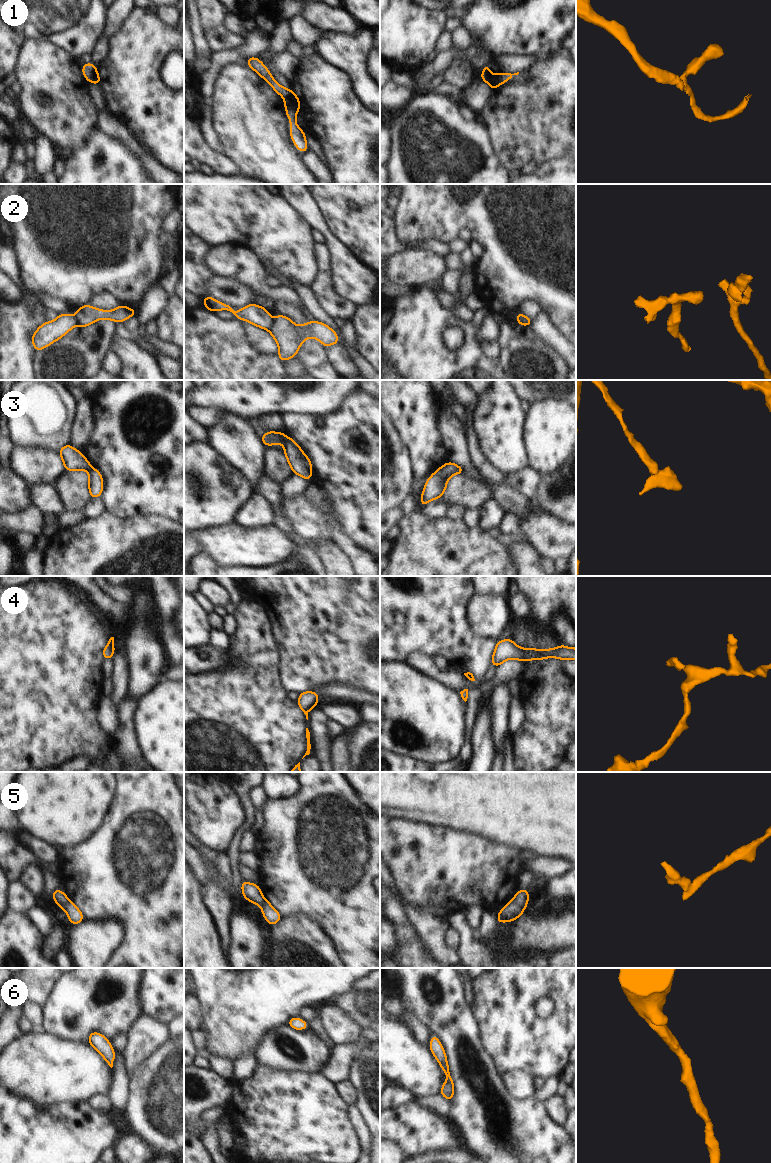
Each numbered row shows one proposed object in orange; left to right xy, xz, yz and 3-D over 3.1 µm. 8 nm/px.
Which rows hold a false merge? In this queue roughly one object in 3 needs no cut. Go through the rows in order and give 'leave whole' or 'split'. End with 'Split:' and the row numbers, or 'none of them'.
1: split
2: split
3: split
4: leave whole
5: split
6: leave whole
Split: 1, 2, 3, 5

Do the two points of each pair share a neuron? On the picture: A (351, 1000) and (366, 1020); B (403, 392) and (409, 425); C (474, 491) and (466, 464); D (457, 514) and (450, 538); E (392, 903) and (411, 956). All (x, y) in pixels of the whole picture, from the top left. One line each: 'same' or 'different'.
A: same
B: same
C: different
D: different
E: same

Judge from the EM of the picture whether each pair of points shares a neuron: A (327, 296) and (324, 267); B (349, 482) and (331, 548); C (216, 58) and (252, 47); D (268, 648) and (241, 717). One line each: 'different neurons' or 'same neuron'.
A: same neuron
B: different neurons
C: same neuron
D: same neuron

